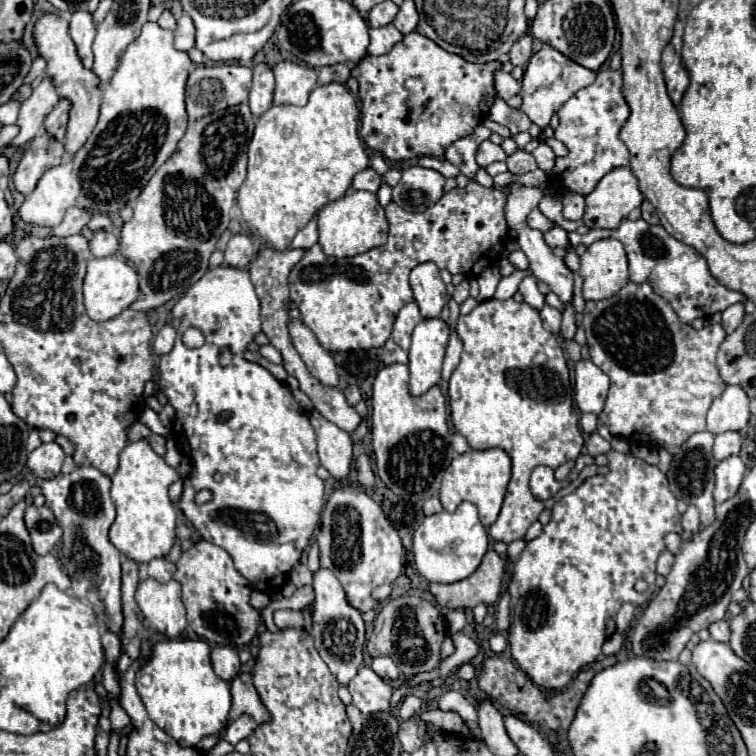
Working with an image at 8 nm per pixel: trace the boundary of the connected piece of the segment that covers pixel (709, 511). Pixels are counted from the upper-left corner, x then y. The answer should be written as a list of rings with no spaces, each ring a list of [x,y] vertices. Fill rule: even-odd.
[[[707,430],[705,432],[697,432],[693,434],[687,442],[681,444],[681,448],[673,454],[673,460],[671,460],[671,466],[669,466],[669,486],[673,490],[673,494],[677,498],[685,498],[689,504],[697,506],[699,512],[701,512],[701,524],[703,526],[709,526],[713,524],[715,520],[715,506],[713,506],[713,488],[715,488],[715,458],[711,454],[711,448],[713,448],[713,440],[715,436],[709,434]]]

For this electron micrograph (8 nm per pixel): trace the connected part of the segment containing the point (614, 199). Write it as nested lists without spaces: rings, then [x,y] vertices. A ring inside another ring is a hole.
[[[615,168],[601,178],[597,188],[585,198],[583,224],[587,228],[617,228],[623,218],[641,206],[643,194],[629,168]]]

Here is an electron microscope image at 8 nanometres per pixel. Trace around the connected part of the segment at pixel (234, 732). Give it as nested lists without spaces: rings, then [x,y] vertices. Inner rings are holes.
[[[239,716],[237,720],[233,720],[233,722],[227,726],[223,738],[235,746],[239,740],[247,738],[255,728],[257,728],[257,722],[253,722],[253,718],[249,718],[249,716]]]

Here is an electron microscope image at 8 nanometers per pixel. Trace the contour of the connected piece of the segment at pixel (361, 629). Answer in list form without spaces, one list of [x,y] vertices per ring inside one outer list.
[[[319,568],[313,574],[313,588],[315,588],[315,612],[313,612],[313,638],[315,648],[321,658],[331,668],[333,676],[339,684],[349,684],[349,680],[357,674],[359,666],[363,664],[363,646],[365,646],[365,624],[357,610],[345,602],[345,590],[335,578],[335,574],[327,568]]]

